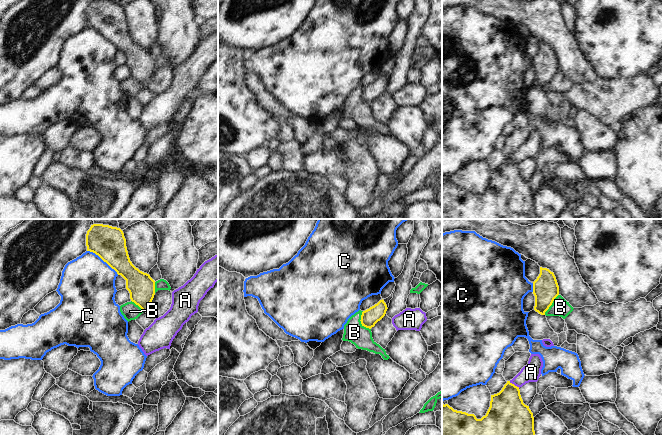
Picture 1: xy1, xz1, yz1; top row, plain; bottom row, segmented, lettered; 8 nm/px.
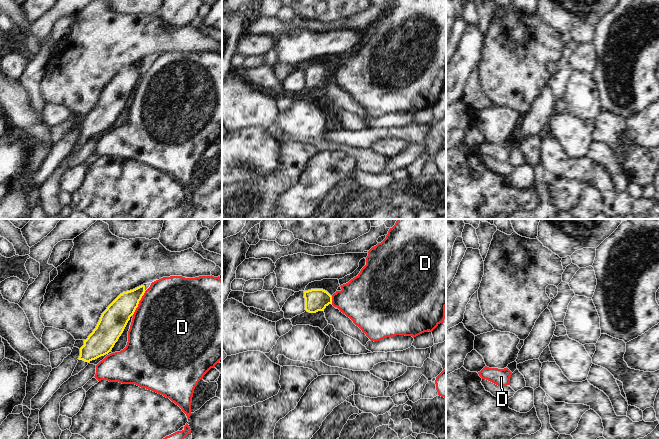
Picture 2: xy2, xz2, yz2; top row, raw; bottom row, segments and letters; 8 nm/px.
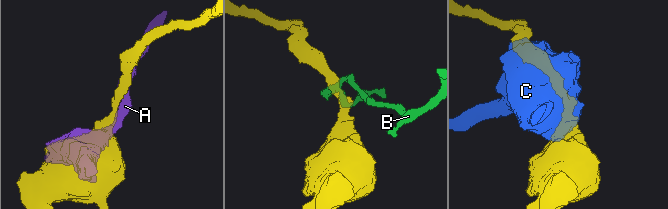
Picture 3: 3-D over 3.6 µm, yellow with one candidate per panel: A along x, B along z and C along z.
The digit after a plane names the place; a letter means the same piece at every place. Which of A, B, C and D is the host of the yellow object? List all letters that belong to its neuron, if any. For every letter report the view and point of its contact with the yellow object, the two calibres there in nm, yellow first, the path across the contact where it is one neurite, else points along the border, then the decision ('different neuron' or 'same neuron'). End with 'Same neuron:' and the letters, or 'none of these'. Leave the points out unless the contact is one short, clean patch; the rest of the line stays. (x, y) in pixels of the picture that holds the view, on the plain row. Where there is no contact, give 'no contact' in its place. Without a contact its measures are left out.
A: contact yz1 (513, 160); calibres 320 and 150 nm; different neuron
B: contact xz1 (361, 98); calibres 140 and 170 nm; border xz1 (362, 87), (360, 98), (370, 105); different neuron
C: contact xy1 (103, 36); calibres 260 and 440 nm; different neuron
D: contact xy2 (138, 79); calibres 220 and 500 nm; different neuron
Same neuron: none of these

